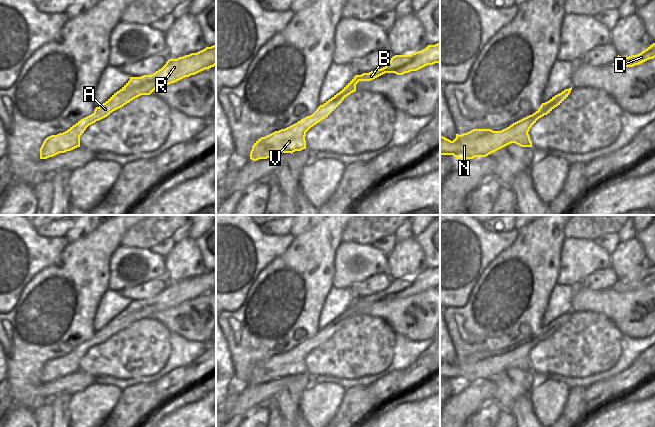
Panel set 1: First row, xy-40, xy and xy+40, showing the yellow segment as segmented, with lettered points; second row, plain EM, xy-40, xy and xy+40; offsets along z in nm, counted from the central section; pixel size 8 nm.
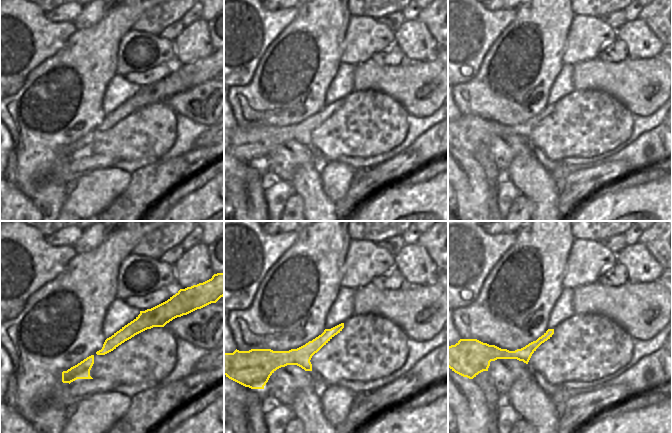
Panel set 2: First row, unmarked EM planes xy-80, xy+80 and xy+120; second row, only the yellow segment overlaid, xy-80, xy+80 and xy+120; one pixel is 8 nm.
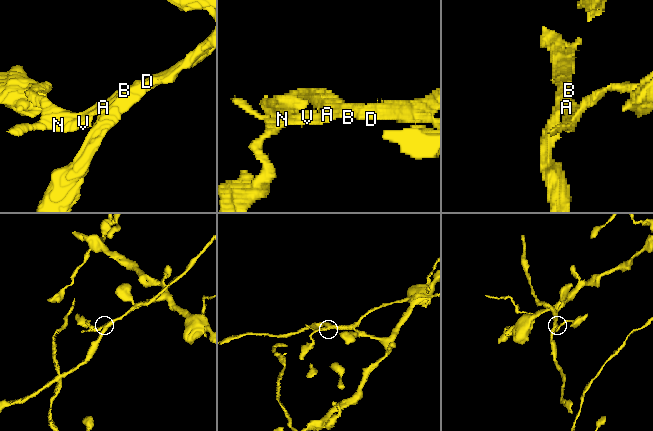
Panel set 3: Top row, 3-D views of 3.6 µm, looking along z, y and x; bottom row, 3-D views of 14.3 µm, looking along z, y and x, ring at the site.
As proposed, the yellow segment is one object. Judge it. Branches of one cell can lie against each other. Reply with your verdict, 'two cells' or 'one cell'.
two cells

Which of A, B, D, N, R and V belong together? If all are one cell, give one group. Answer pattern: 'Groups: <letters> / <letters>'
Groups: A B D R / N V.

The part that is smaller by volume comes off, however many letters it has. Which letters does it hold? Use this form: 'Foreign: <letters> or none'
Foreign: N, V

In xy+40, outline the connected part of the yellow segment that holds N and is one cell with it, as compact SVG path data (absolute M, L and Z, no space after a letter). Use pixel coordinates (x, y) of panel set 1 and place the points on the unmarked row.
M543 337L537 341L529 339L501 355L473 353L461 359L456 358L453 365L440 359L440 379L453 379L462 384L486 381L511 367L532 371L528 356L543 340Z

